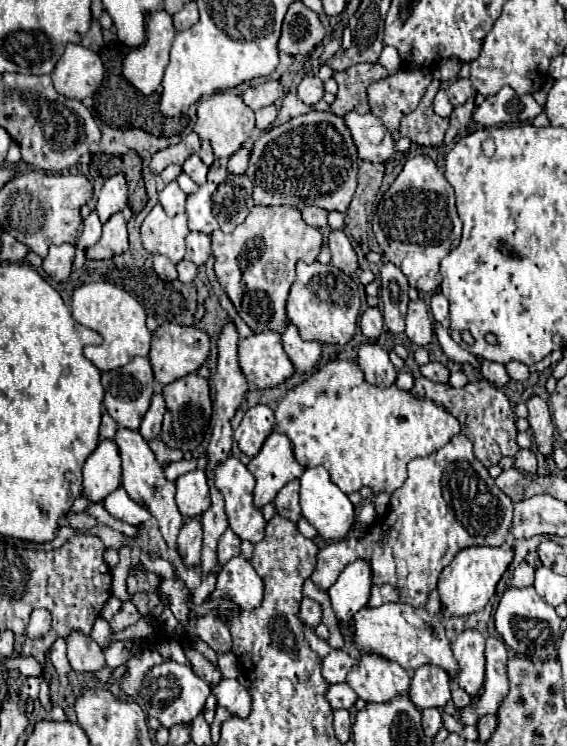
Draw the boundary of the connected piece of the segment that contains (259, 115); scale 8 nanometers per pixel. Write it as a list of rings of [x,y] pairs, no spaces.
[[[274,104],[264,106],[264,108],[256,110],[256,126],[258,126],[260,130],[270,128],[270,126],[272,126],[272,122],[276,120],[276,114],[278,114],[278,108],[276,108]]]

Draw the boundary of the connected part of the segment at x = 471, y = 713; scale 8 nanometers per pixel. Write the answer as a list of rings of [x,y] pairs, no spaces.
[[[488,638],[486,640],[486,678],[484,678],[486,692],[482,694],[476,706],[462,708],[460,720],[464,724],[476,724],[480,716],[496,714],[496,708],[504,698],[504,692],[508,690],[506,662],[508,662],[506,644],[500,638]]]

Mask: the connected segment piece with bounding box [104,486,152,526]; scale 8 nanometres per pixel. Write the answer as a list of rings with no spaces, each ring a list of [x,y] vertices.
[[[122,486],[104,498],[104,508],[108,510],[110,516],[114,516],[122,522],[128,522],[132,526],[140,526],[152,518],[148,508],[144,504],[132,500]]]

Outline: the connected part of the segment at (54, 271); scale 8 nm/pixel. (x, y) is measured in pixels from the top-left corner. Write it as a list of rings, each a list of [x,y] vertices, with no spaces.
[[[60,244],[52,246],[48,256],[44,258],[44,272],[54,280],[54,282],[64,282],[70,276],[74,262],[74,246],[72,244]]]

